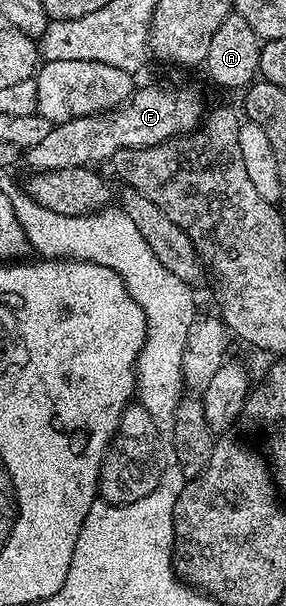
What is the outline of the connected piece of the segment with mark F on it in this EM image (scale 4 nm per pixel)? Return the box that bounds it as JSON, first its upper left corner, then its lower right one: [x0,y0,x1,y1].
[24,84,203,172]

